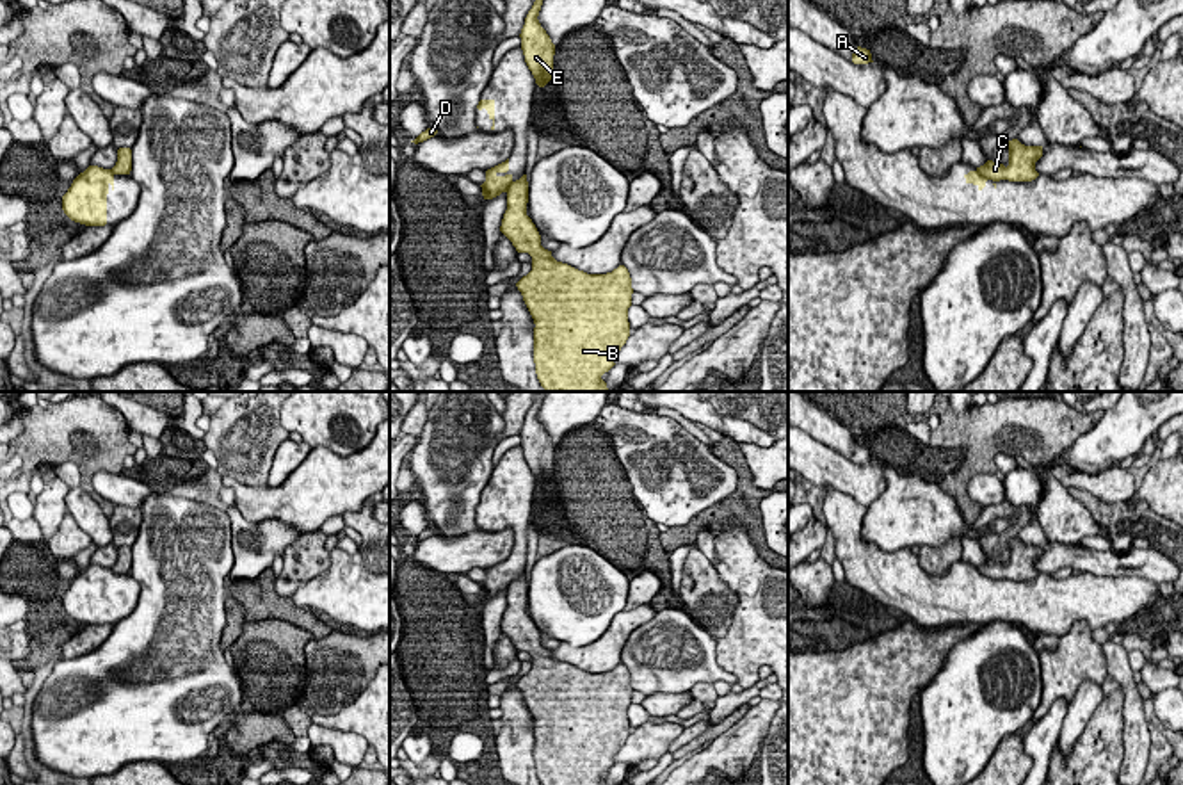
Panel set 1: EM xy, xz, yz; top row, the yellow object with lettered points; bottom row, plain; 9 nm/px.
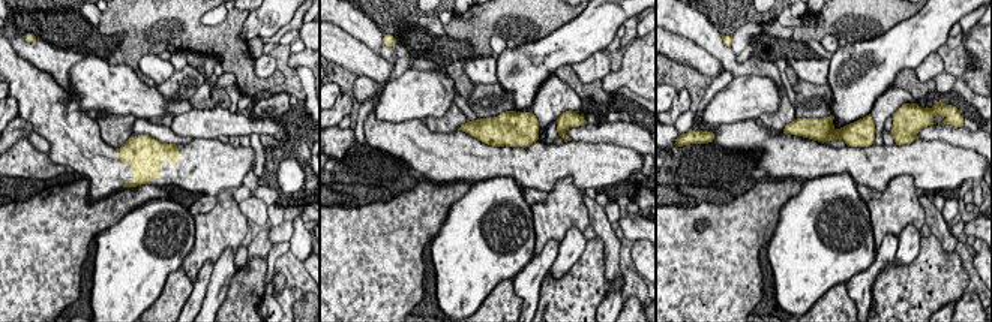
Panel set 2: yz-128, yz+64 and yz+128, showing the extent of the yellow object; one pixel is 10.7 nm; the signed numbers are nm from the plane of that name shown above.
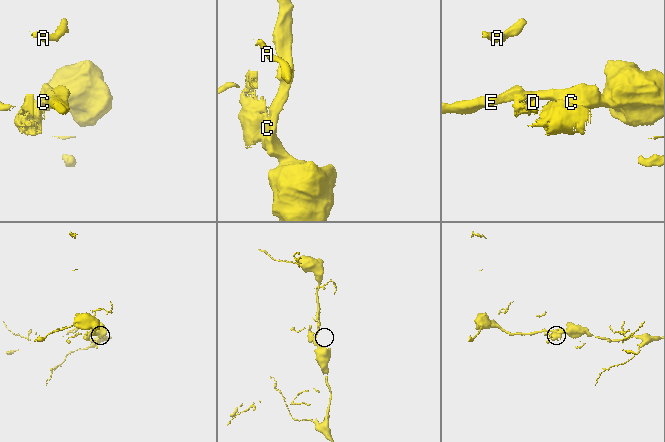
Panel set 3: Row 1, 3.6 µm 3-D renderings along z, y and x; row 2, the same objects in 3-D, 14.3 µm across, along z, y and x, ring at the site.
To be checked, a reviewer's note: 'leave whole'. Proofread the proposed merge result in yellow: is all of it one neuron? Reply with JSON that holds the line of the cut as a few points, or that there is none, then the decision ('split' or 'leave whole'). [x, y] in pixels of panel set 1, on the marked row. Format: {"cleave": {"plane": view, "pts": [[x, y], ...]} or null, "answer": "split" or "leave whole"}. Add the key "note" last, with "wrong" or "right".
{"cleave": {"plane": "yz", "pts": [[977, 169], [989, 178]]}, "answer": "split", "note": "wrong"}

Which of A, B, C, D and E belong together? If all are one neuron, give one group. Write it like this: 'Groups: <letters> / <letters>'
Groups: A D / B C E

